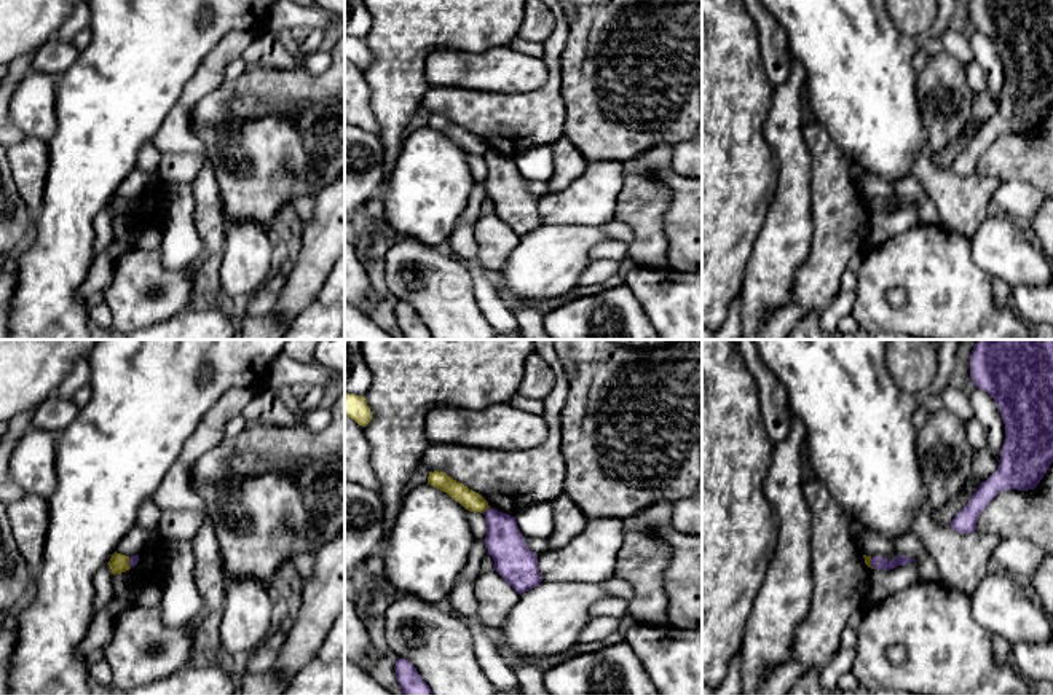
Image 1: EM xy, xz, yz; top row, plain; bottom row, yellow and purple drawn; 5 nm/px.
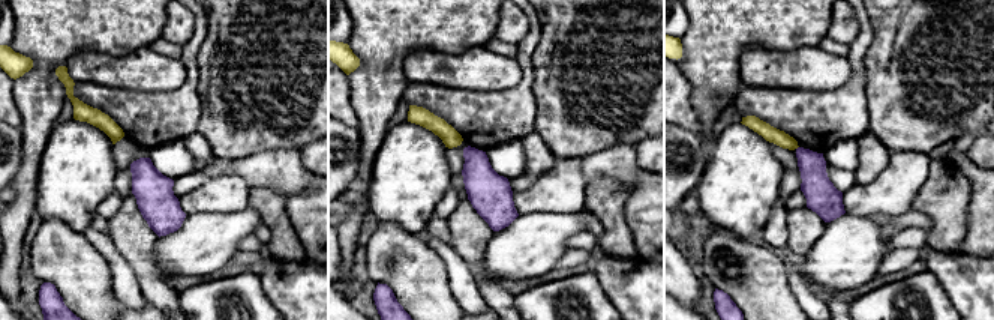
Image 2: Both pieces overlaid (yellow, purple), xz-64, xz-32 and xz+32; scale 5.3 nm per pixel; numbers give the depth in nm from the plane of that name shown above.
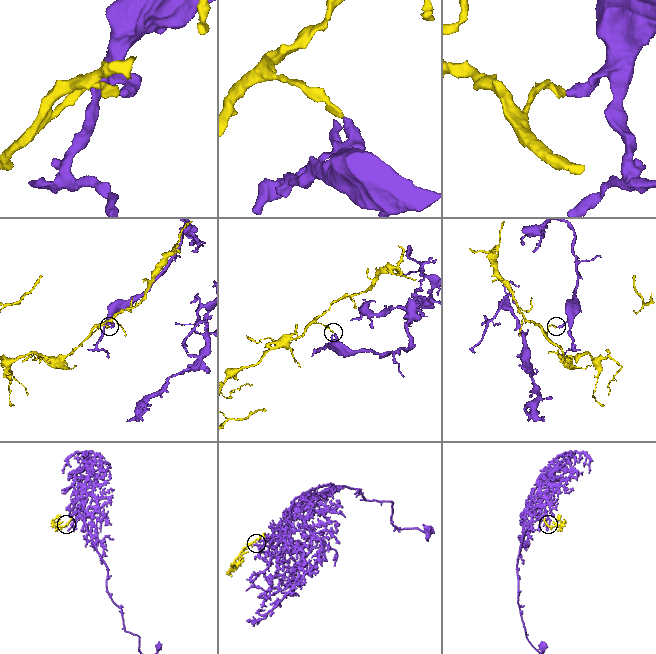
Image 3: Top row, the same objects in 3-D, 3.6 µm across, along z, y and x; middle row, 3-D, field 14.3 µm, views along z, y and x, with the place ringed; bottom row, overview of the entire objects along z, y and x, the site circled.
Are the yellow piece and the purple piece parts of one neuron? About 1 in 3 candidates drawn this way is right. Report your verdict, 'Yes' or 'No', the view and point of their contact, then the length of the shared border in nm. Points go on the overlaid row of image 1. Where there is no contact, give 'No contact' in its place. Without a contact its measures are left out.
No. Touches yellow at xz (485, 509). Shared border 50 nm

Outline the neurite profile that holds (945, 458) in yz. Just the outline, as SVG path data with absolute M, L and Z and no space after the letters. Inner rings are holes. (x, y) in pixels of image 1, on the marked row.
M945 406L929 414L916 435L916 456L927 510L935 513L964 488L973 467L965 422Z

